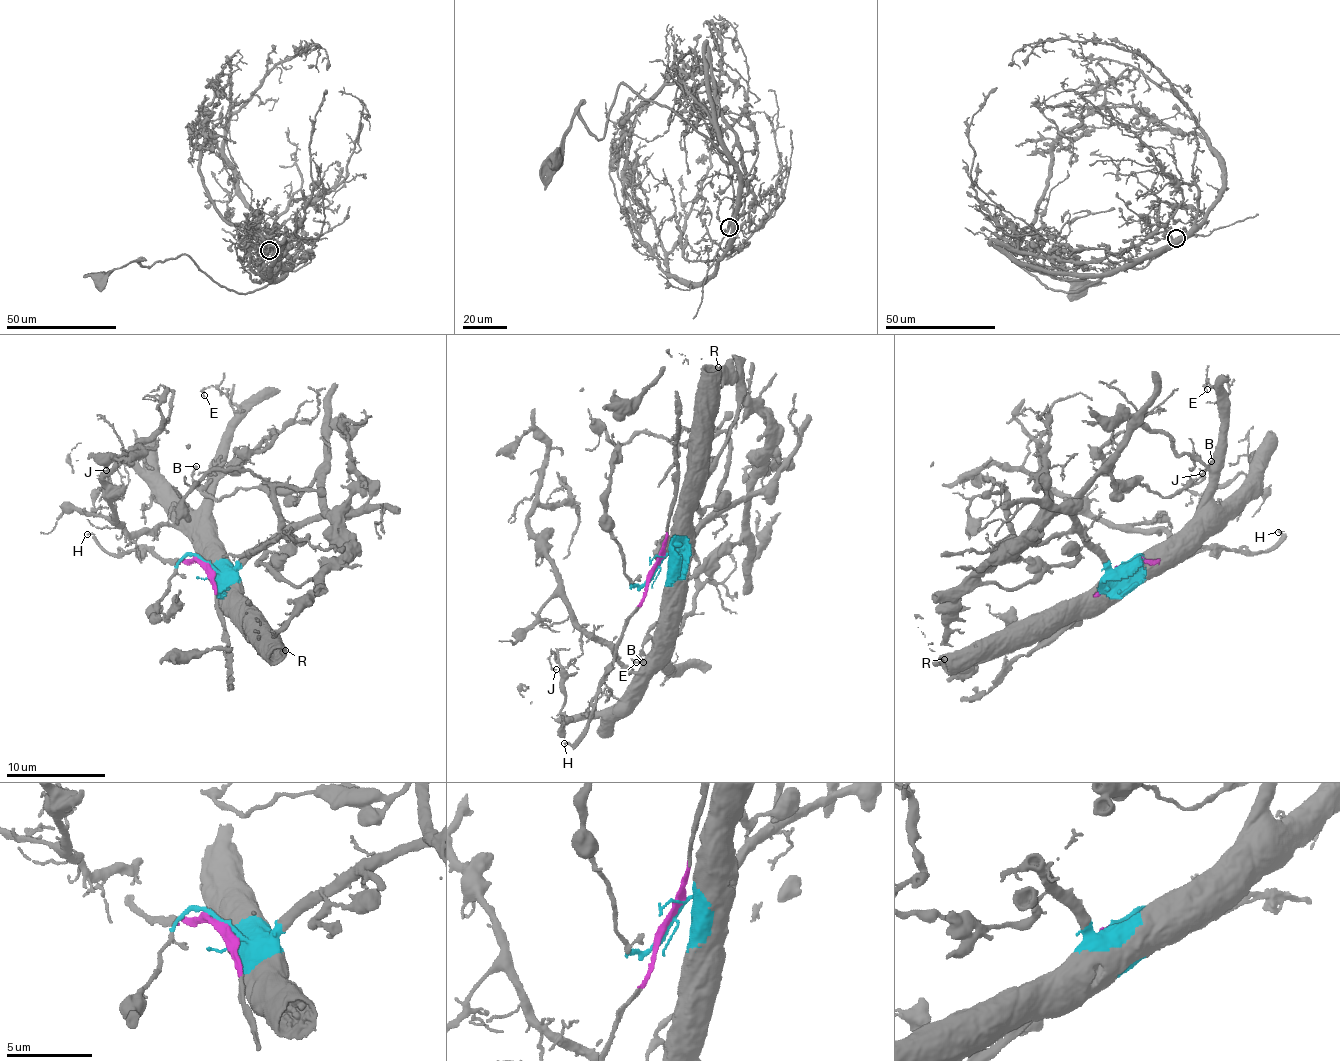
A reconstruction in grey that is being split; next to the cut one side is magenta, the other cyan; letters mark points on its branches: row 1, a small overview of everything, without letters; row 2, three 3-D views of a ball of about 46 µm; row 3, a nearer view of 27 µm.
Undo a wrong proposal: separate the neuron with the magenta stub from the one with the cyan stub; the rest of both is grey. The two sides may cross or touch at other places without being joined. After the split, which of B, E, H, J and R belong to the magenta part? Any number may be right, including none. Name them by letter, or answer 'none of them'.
H

